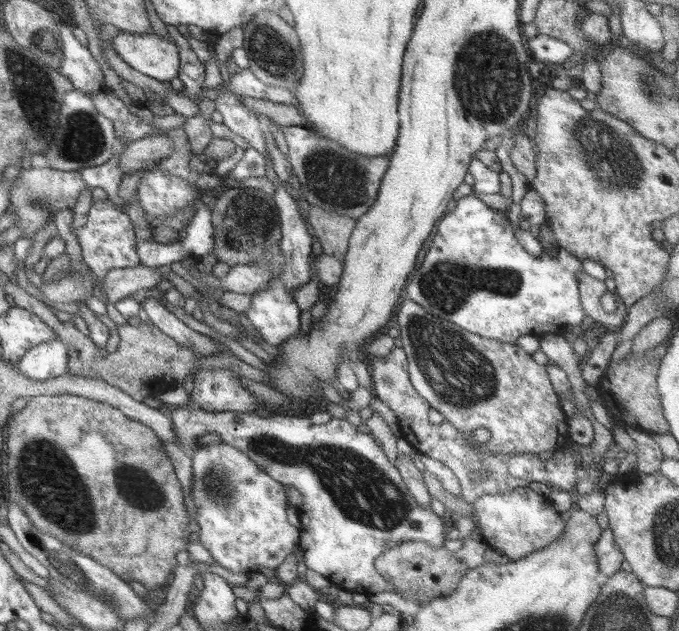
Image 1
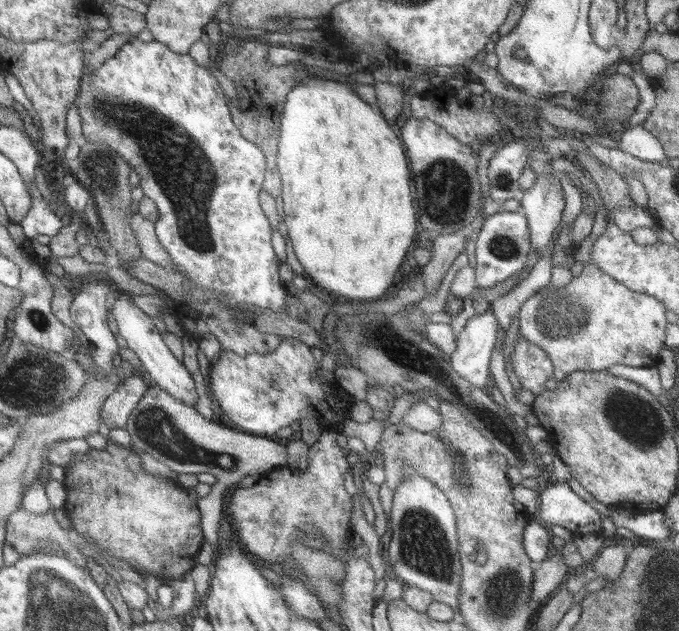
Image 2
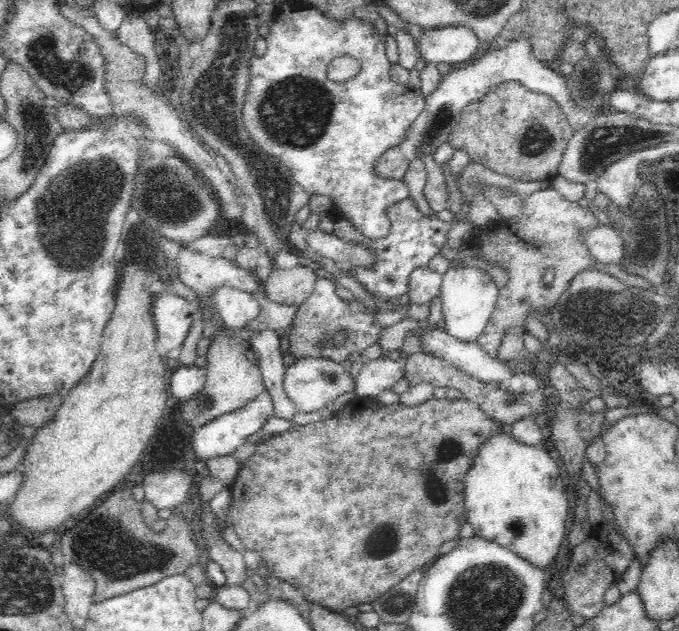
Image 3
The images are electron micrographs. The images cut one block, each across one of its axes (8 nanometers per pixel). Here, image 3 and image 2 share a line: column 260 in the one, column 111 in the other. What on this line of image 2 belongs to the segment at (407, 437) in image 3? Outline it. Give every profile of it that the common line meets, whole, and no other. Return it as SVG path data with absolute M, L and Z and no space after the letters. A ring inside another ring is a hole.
M108 441L103 449L90 448L87 453L70 461L63 485L67 492L63 510L71 520L73 529L87 540L95 542L106 554L128 562L138 573L152 574L163 582L183 578L194 568L196 554L204 542L198 508L180 482L149 473L143 467L141 456L132 447Z

